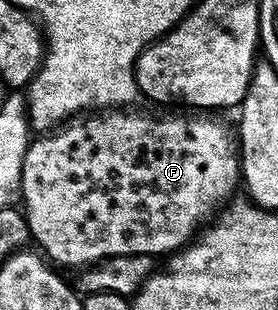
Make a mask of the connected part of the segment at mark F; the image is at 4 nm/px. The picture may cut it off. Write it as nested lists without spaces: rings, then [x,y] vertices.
[[[105,110],[100,114],[89,114],[84,118],[74,119],[48,134],[38,135],[30,143],[26,157],[23,158],[21,188],[23,213],[26,222],[29,223],[32,243],[34,245],[37,243],[38,246],[36,245],[36,247],[54,265],[66,264],[69,268],[81,270],[86,266],[100,264],[102,260],[110,260],[120,256],[132,256],[134,258],[145,258],[141,256],[168,257],[172,253],[181,251],[234,199],[233,191],[236,190],[237,186],[239,188],[239,181],[241,180],[241,157],[234,133],[223,121],[212,120],[209,117],[212,115],[209,114],[148,116],[145,112],[129,111],[133,110]]]

